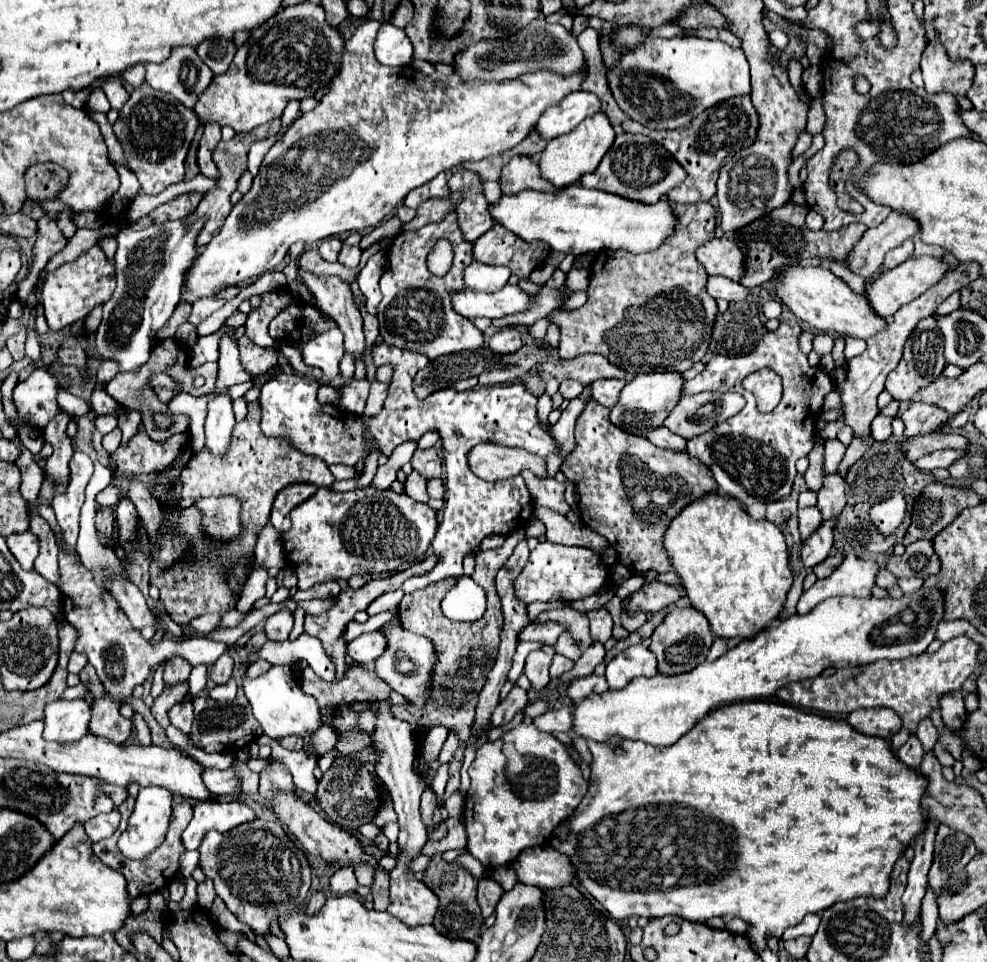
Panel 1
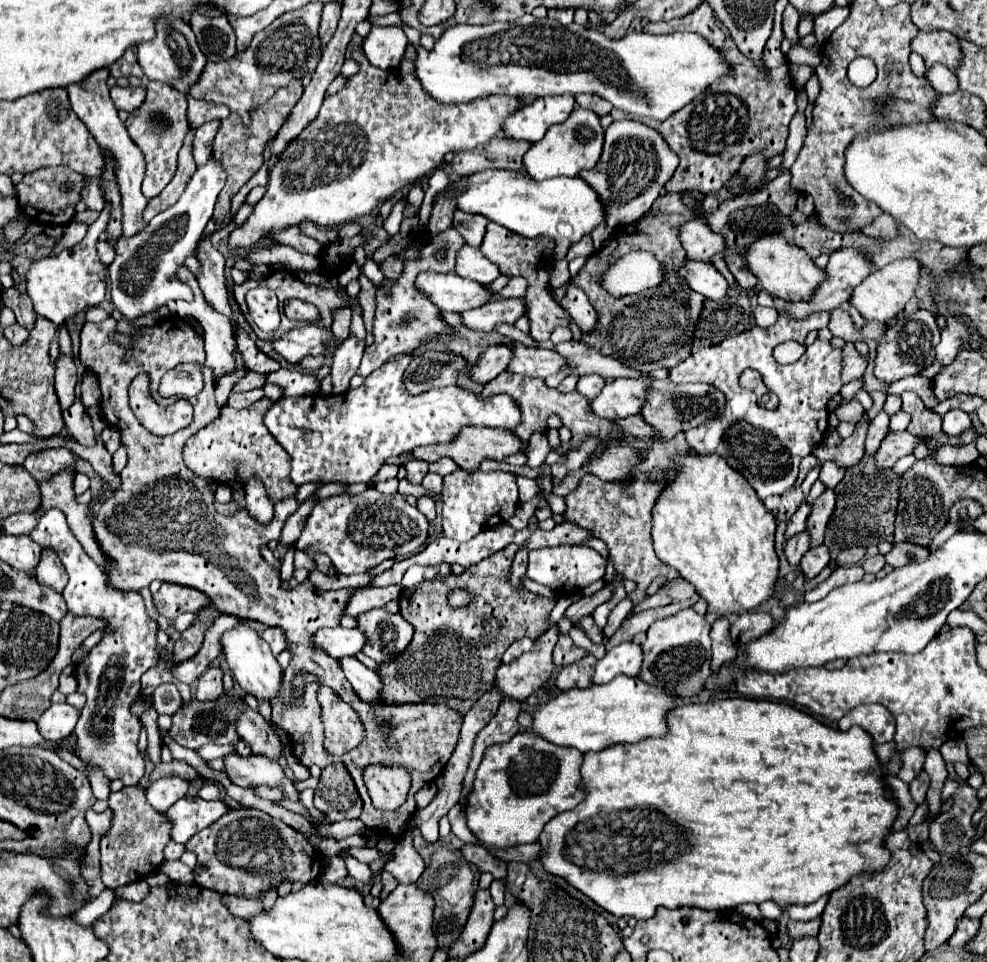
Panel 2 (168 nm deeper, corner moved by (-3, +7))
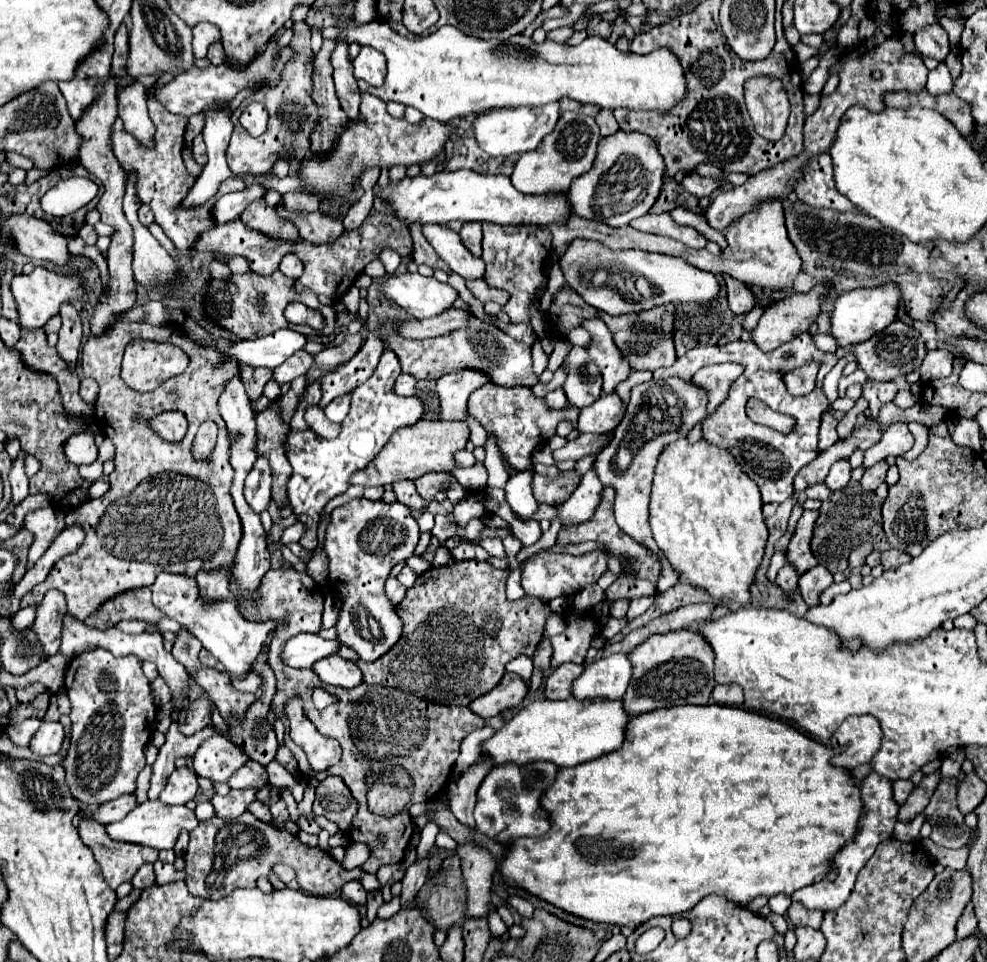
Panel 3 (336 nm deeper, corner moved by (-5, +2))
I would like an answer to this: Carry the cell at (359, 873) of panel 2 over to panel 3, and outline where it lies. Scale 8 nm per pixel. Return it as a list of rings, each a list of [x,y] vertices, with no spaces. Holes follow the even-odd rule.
[[[369,891],[367,893],[367,919],[371,923],[377,917],[377,909],[383,903],[381,891]]]

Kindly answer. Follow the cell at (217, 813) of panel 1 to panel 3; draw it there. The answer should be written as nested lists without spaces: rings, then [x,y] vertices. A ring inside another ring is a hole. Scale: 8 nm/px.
[[[145,801],[143,805],[137,805],[129,815],[125,815],[121,821],[107,823],[105,831],[113,841],[123,841],[123,843],[137,843],[153,849],[173,849],[181,829],[195,829],[199,825],[195,813],[187,809],[185,805],[163,805],[161,801]]]

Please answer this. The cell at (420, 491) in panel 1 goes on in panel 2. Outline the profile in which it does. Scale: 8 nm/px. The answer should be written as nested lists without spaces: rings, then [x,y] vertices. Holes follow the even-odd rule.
[[[419,496],[417,498],[417,508],[421,512],[425,512],[425,516],[429,518],[429,522],[435,520],[435,500],[431,496]]]

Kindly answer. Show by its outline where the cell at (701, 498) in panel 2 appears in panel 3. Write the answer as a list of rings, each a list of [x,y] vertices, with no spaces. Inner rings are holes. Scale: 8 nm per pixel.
[[[677,439],[669,443],[659,455],[649,505],[653,539],[671,565],[683,573],[685,581],[705,589],[715,599],[731,599],[737,603],[749,601],[749,587],[763,559],[767,541],[767,527],[761,507],[763,501],[759,487],[741,471],[741,465],[729,451],[715,447],[705,439],[693,445],[687,439]]]

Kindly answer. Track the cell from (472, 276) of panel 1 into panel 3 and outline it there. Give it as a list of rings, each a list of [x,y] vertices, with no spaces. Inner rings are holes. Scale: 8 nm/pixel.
[[[423,225],[421,233],[437,255],[463,279],[483,279],[483,261],[471,257],[459,235],[447,225]]]

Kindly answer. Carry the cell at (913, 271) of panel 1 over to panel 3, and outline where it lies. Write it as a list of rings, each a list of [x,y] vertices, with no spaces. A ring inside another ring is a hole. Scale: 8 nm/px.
[[[893,283],[871,287],[871,289],[853,289],[841,293],[831,309],[831,335],[837,341],[837,347],[851,347],[867,337],[873,337],[877,331],[885,329],[891,321],[895,321],[899,309],[899,289]]]

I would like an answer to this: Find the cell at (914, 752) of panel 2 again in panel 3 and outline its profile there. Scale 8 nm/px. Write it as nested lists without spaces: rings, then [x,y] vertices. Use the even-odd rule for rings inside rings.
[[[901,779],[895,781],[893,783],[893,799],[895,799],[895,803],[903,805],[911,791],[913,791],[913,783],[911,781],[901,781]]]

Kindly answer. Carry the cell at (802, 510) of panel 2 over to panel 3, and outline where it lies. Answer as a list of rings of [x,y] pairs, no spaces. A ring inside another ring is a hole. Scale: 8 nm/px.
[[[777,551],[777,553],[771,557],[769,569],[767,569],[767,579],[769,579],[769,581],[773,581],[775,575],[777,575],[777,571],[785,565],[785,561],[783,561],[783,553],[785,553],[785,551]]]

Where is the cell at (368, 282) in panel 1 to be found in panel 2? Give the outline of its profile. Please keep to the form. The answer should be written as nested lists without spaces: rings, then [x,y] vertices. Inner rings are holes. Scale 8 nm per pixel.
[[[307,324],[301,328],[293,328],[273,342],[273,348],[289,362],[297,364],[305,356],[323,356],[333,354],[341,346],[331,332],[331,328],[323,328],[317,324]]]

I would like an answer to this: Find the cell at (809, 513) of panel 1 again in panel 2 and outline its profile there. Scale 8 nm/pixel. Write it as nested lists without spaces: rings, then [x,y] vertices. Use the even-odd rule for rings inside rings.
[[[803,530],[801,534],[795,534],[795,536],[791,536],[787,540],[787,544],[785,544],[785,556],[787,556],[787,560],[791,564],[799,564],[801,556],[809,550],[809,540],[811,538],[809,538],[807,530]]]

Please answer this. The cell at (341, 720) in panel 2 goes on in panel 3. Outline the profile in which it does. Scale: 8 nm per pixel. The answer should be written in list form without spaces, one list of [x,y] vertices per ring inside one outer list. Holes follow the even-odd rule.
[[[293,697],[287,707],[287,719],[291,723],[291,739],[307,753],[309,765],[313,771],[327,771],[329,767],[333,767],[339,757],[341,757],[341,745],[335,739],[323,737],[313,725],[311,721],[307,721],[303,717],[302,699],[301,697]]]

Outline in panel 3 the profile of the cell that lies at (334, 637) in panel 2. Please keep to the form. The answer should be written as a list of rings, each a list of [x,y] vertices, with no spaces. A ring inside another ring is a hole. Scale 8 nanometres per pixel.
[[[301,633],[281,647],[281,661],[295,669],[309,669],[315,661],[337,653],[339,647],[339,641],[327,641],[315,633]]]

